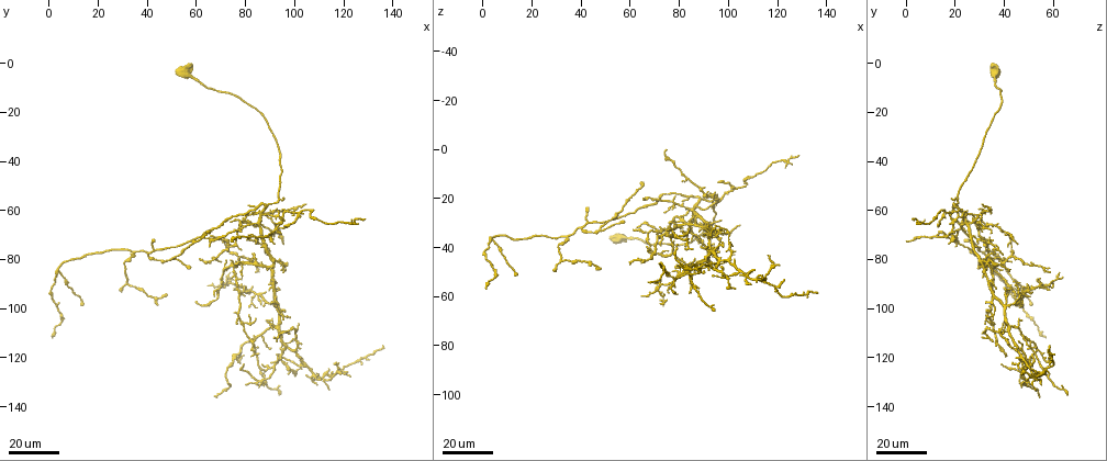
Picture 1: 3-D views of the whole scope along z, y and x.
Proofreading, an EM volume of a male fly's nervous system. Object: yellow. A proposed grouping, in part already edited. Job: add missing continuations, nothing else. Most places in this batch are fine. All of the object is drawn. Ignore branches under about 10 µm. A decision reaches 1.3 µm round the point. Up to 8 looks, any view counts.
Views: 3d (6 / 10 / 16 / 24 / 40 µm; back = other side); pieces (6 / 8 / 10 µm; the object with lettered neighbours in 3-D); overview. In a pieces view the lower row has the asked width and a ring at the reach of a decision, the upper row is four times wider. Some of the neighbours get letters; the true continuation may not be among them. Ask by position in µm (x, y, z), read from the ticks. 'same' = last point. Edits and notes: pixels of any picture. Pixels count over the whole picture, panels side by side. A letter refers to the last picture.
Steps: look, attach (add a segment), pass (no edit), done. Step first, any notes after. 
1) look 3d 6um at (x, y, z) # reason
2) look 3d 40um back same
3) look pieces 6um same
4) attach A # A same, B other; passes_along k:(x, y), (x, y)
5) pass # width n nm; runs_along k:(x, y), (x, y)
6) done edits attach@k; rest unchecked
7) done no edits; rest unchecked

look 3d 16um at (76, 82, 29) # tapers out

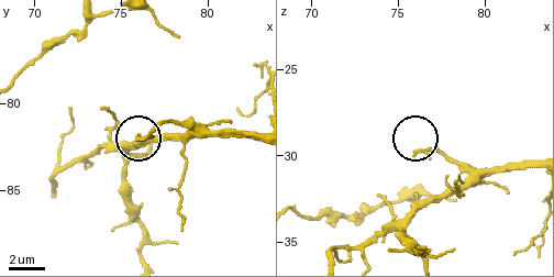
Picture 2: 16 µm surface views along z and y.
look pieces 10um at (76.0, 82.1, 29.9) # what lies round it

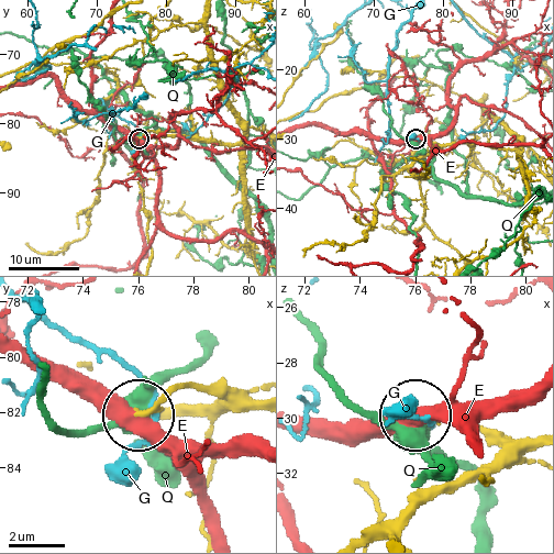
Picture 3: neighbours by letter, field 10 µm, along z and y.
pass # width 170 nm; E other, G other, Q other; runs_along 3:(253, 399), (224, 399), (188, 385), (141, 411); none of them fits

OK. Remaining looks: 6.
look 3d 16um at (90, 97, 32) # tapers out

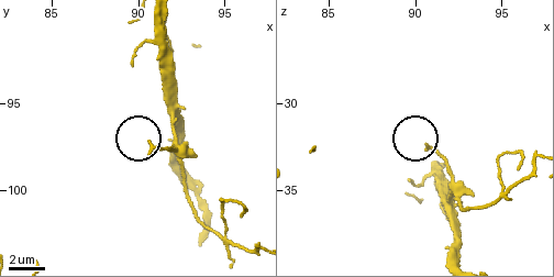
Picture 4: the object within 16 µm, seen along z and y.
look pieces 6um at (90.9, 97.3, 32.6)

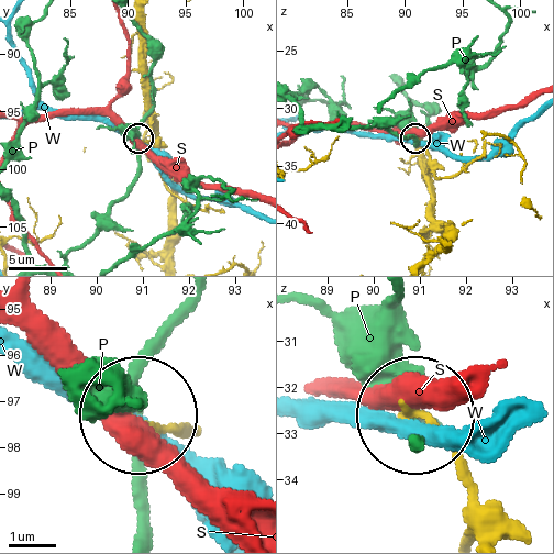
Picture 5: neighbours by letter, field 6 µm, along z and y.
pass # P other, S other, W other; runs_along 5:(192, 432), (141, 424); no lettered segment goes on from it

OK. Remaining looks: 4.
look 3d 16um at (111, 129, 50) # free end

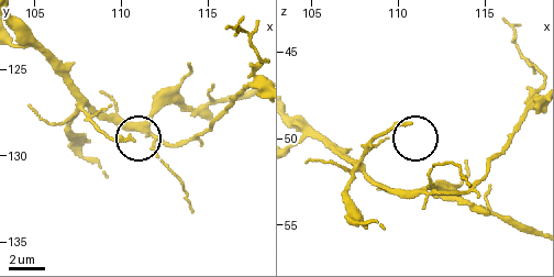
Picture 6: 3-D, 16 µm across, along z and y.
look pieces 6um at (110.7, 129.0, 49.0) # what lies round it

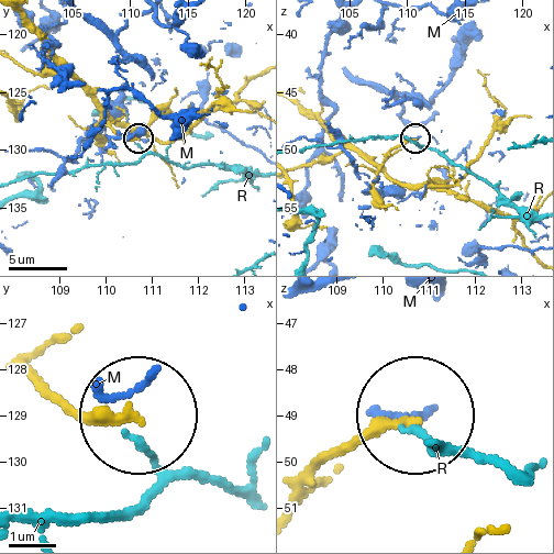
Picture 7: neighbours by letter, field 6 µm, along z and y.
pass # M other, R other; runs_along 7:(39, 375), (74, 407), (129, 410); no lettered segment goes on from it

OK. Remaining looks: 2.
look 3d 24um at (84, 85, 59) # end of a long branch

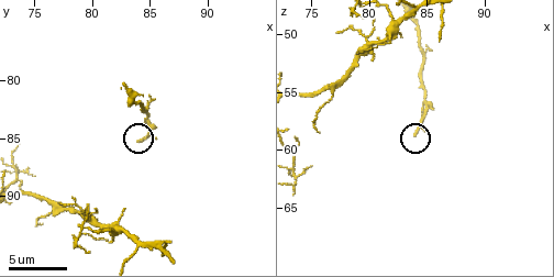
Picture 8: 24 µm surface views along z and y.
look pieces 8um at (84.0, 85.2, 58.6)

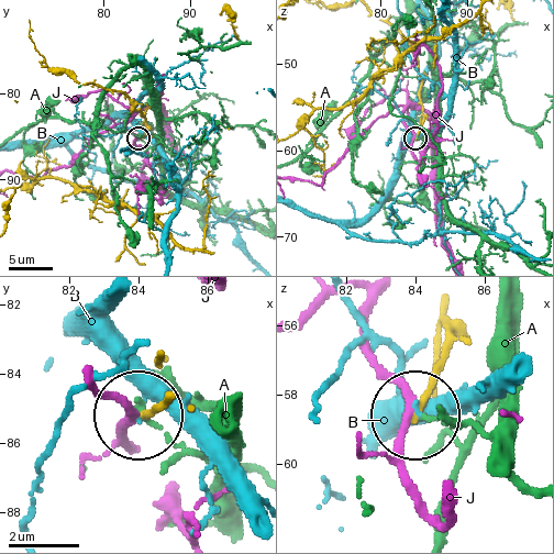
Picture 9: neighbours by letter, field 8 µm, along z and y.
pass # width 180 nm; A other, B other, J other; runs_along 9:(441, 305), (446, 341), (417, 409); no lettered segment goes on from it

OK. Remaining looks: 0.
done no edits; rest unchecked

